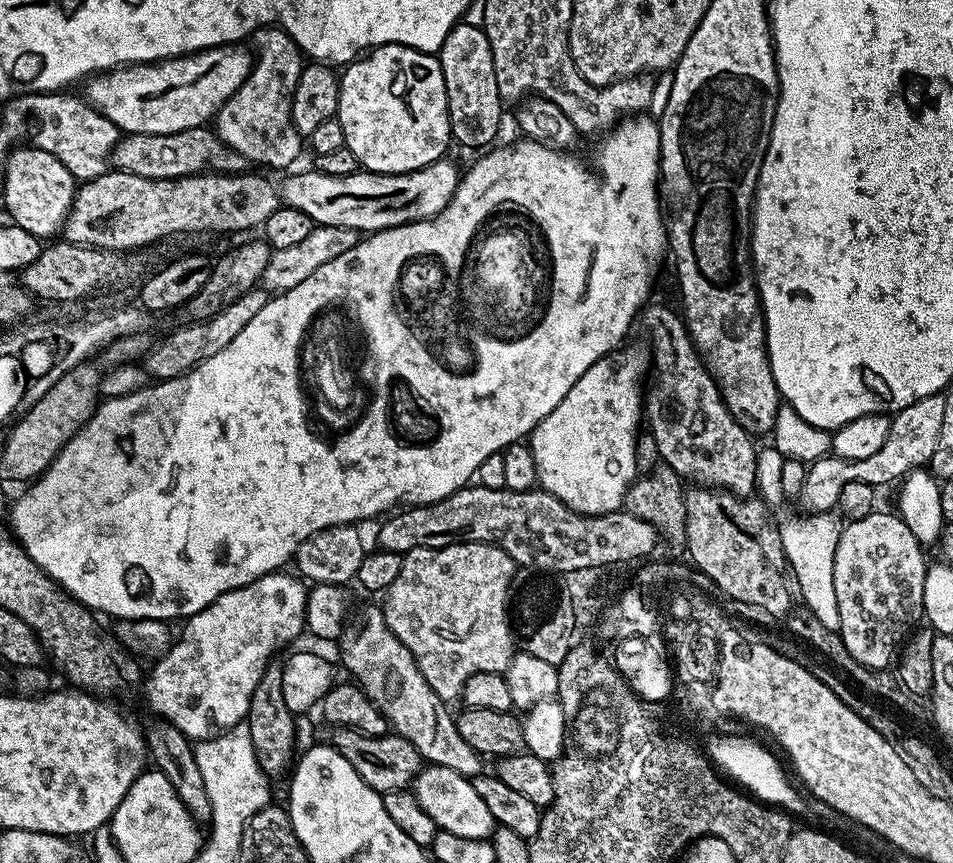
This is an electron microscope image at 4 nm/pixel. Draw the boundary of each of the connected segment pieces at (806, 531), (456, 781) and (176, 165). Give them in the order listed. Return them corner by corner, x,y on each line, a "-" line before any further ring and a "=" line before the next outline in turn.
835,511
814,512
803,515
802,518
795,524
782,524
779,527
784,559
794,577
795,587
796,584
800,587
800,596
804,599
805,606
812,611
811,619
823,628
836,630
840,627
840,619
838,602
834,598
834,550
838,550
838,538
845,521
=
428,764
421,767
420,773
410,785
418,806
430,814
437,829
441,832
458,834
461,838
489,839
496,829
496,823
486,802
479,797
469,777
463,776
446,766
=
211,127
178,130
178,134
128,134
112,151
111,163
126,174
138,174
138,178
151,180
177,180
183,176
212,174
244,174
250,161
238,150
226,146

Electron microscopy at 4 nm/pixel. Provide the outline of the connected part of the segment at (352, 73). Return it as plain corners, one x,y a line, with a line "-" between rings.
383,44
380,48
371,49
367,54
361,55
355,62
347,65
339,73
340,93
338,94
338,110
335,120
342,126
344,135
344,147
354,154
357,165
365,172
387,172
390,176
397,176
400,172
416,172
419,168
425,168
427,164
433,164
445,155
444,152
452,140
452,127
448,117
448,103
446,102
446,82
442,78
442,66
439,59
431,52
419,52
416,48
407,48
401,44

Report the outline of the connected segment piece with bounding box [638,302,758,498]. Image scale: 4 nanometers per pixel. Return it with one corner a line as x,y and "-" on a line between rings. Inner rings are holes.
652,302
641,308
638,324
644,327
654,353
656,381
649,388
647,385
642,403
647,427
648,424
652,427
649,428
650,435
656,443
659,459
693,485
751,497
757,491
757,445
752,445
753,437
724,405
720,385
701,360
683,319

